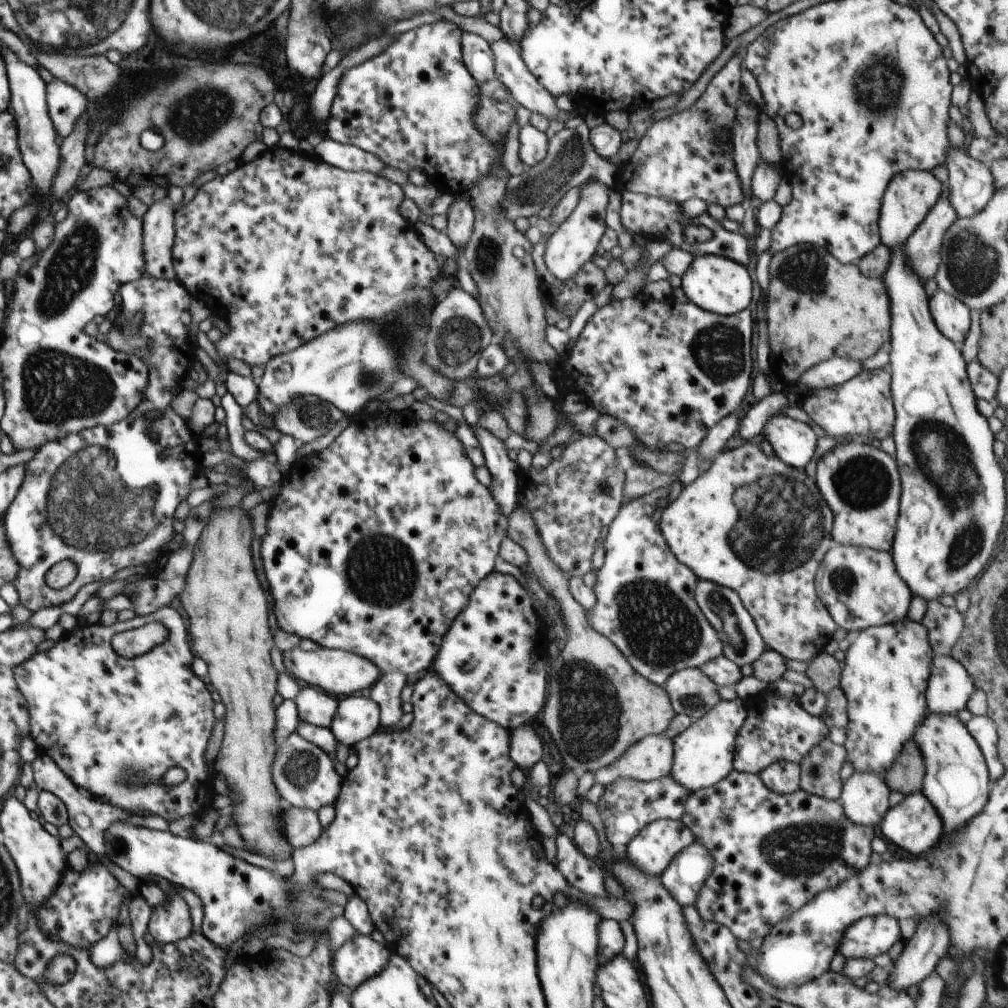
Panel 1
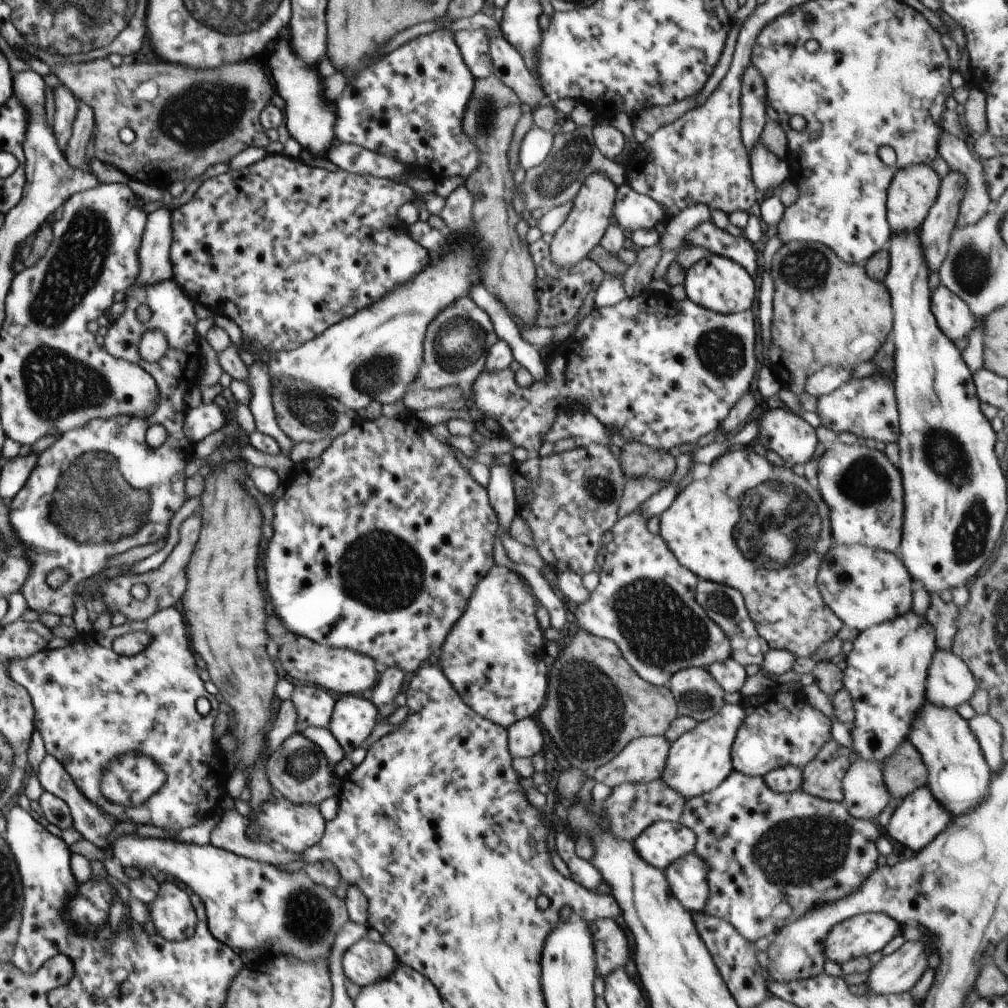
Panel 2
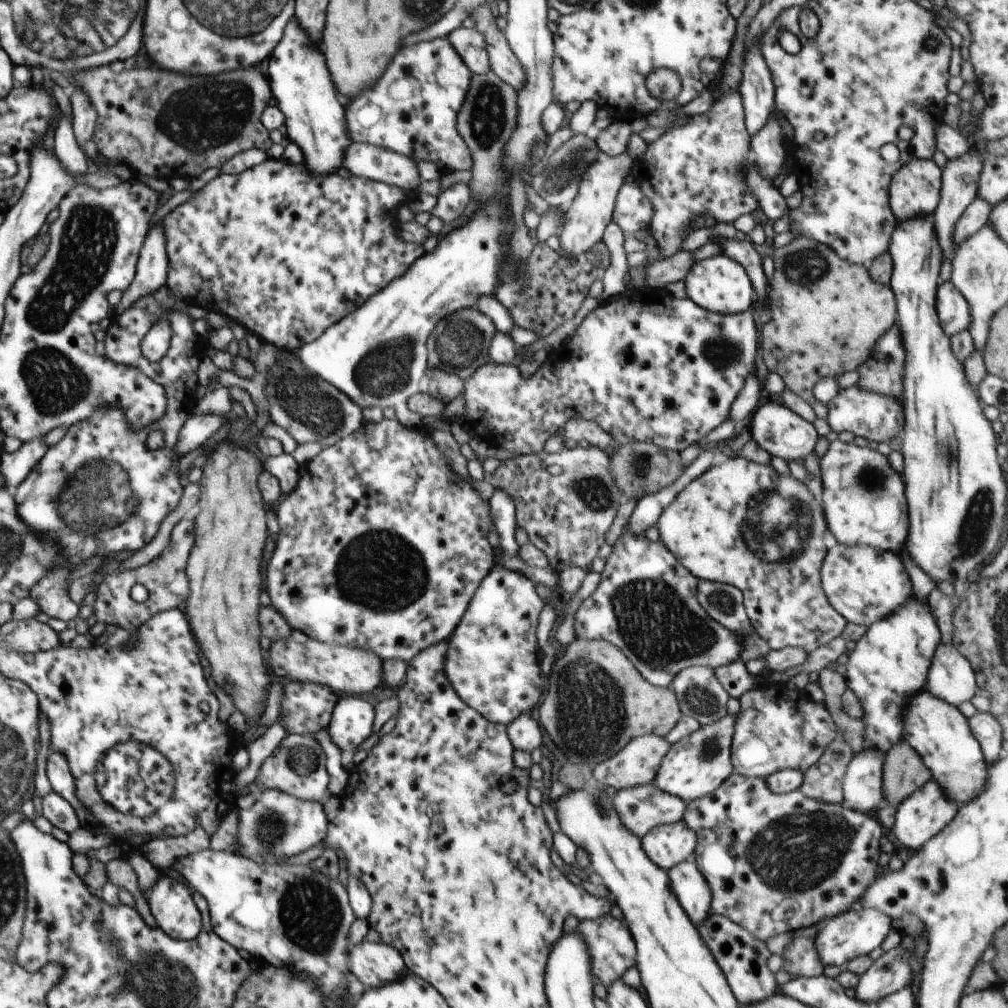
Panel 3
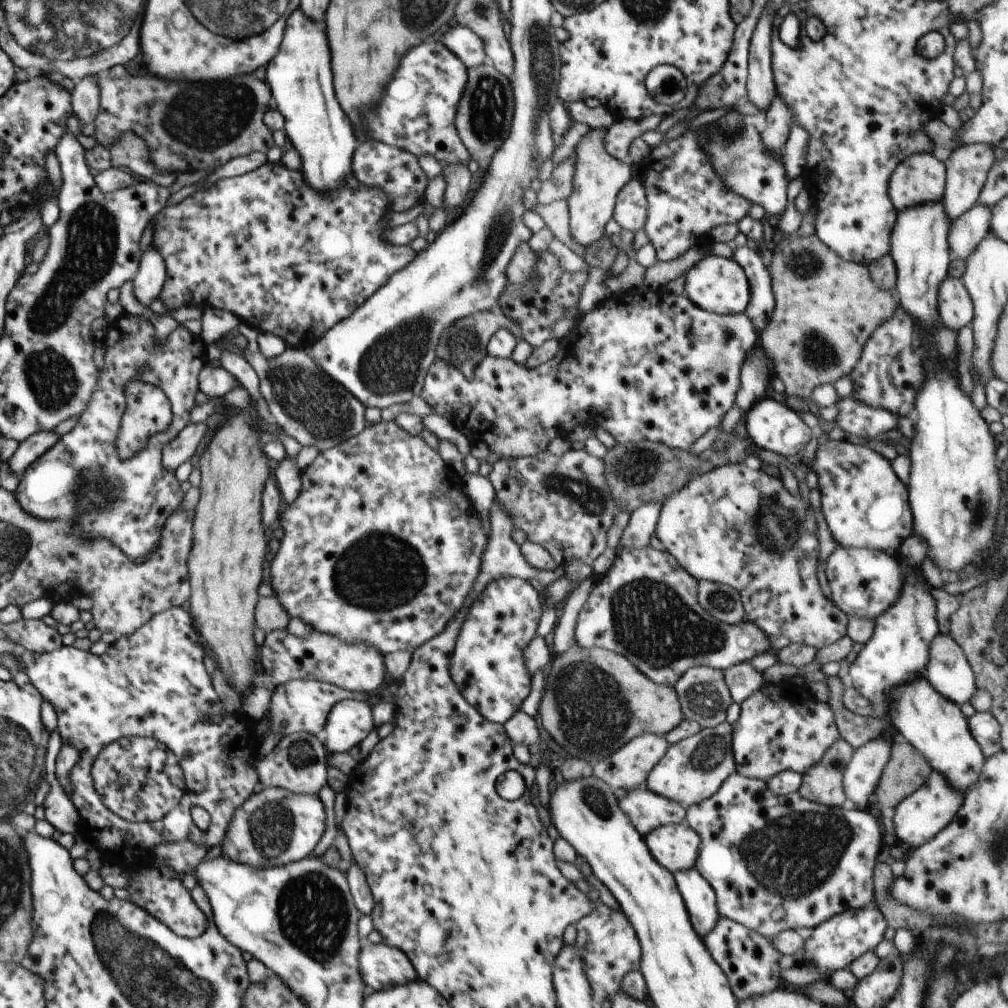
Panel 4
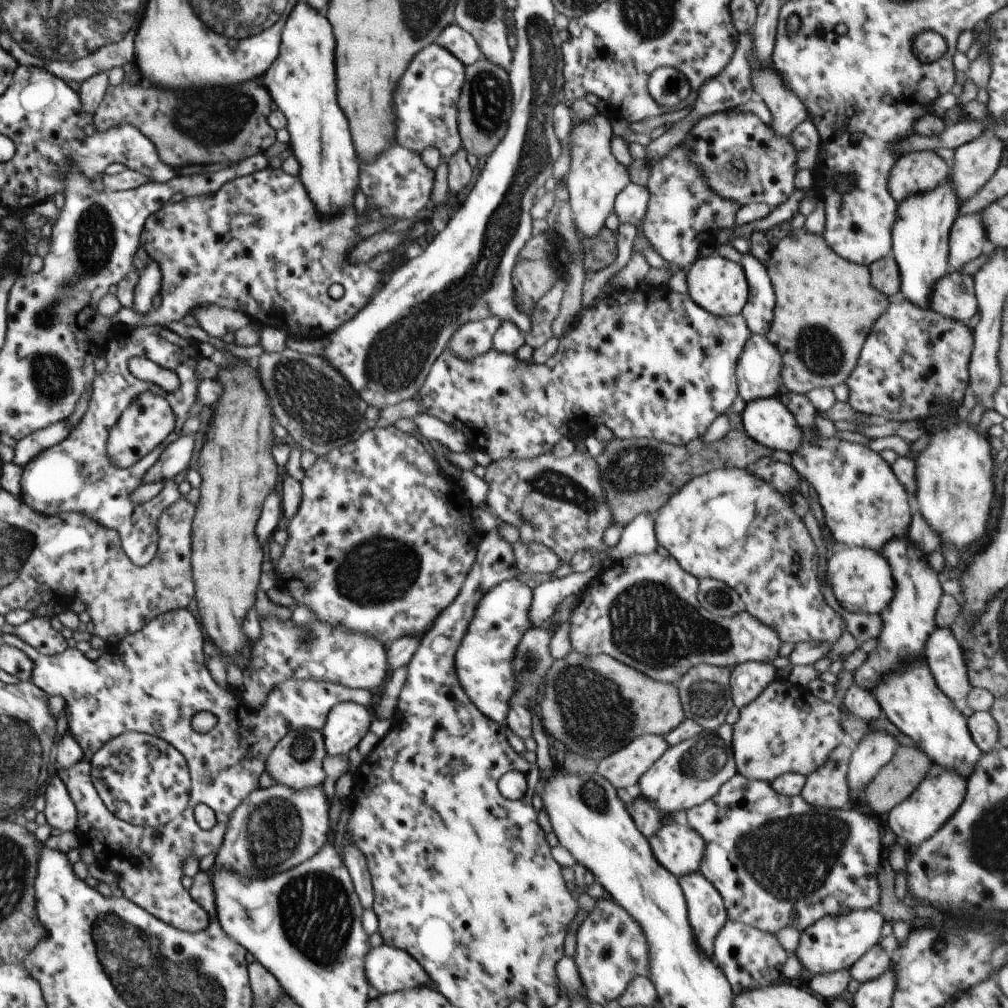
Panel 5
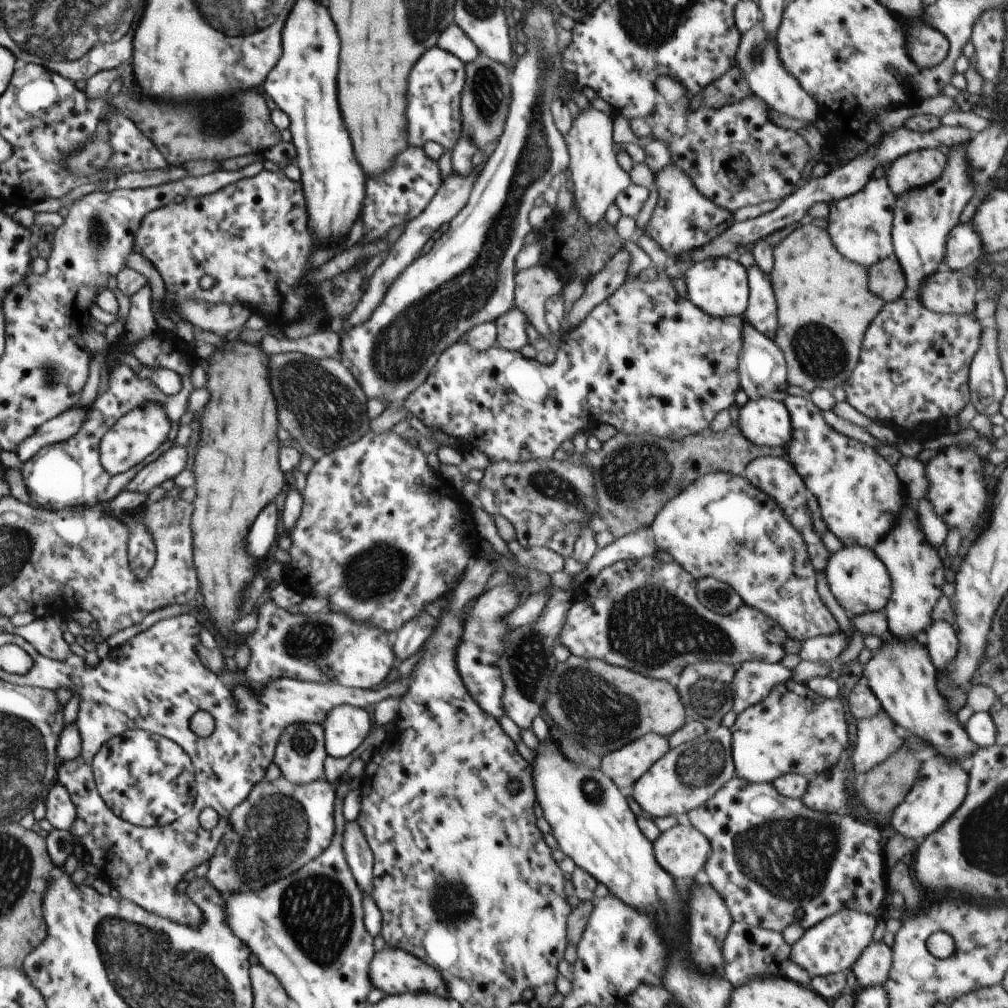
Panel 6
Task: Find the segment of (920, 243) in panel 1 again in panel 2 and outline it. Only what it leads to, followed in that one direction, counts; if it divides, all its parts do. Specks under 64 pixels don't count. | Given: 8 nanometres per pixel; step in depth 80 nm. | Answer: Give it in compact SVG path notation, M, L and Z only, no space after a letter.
M957 171L948 172L941 179L936 203L918 230L931 272L937 272L948 255L951 233L956 228L958 211L966 192L967 178Z

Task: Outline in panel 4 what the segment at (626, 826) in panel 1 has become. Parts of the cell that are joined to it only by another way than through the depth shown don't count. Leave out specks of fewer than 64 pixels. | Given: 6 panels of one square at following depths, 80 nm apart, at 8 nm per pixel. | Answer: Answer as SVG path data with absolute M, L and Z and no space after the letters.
M638 786L635 791L628 792L625 798L619 800L619 807L643 837L646 837L659 826L685 822L686 808L684 806L654 794L654 791L646 788L646 786Z

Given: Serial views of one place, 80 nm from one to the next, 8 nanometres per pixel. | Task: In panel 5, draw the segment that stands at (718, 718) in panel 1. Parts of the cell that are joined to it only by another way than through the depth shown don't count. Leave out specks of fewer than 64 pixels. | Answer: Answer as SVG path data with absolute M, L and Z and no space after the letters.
M733 725L704 729L694 738L669 746L668 750L639 778L640 796L652 802L661 813L671 815L688 810L712 798L720 787L737 774L732 754Z

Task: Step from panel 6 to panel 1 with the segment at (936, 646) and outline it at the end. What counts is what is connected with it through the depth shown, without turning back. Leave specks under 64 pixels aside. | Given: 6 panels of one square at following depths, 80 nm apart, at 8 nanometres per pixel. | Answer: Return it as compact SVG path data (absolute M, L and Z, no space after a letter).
M934 655L925 697L930 713L956 715L975 691L970 673L950 655Z

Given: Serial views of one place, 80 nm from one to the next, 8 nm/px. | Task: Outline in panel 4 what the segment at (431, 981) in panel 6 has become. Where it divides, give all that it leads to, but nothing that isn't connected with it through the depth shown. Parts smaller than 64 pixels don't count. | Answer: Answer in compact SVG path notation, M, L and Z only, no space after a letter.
M363 942L359 954L363 981L376 991L385 991L418 980L419 976L406 953L399 948Z

